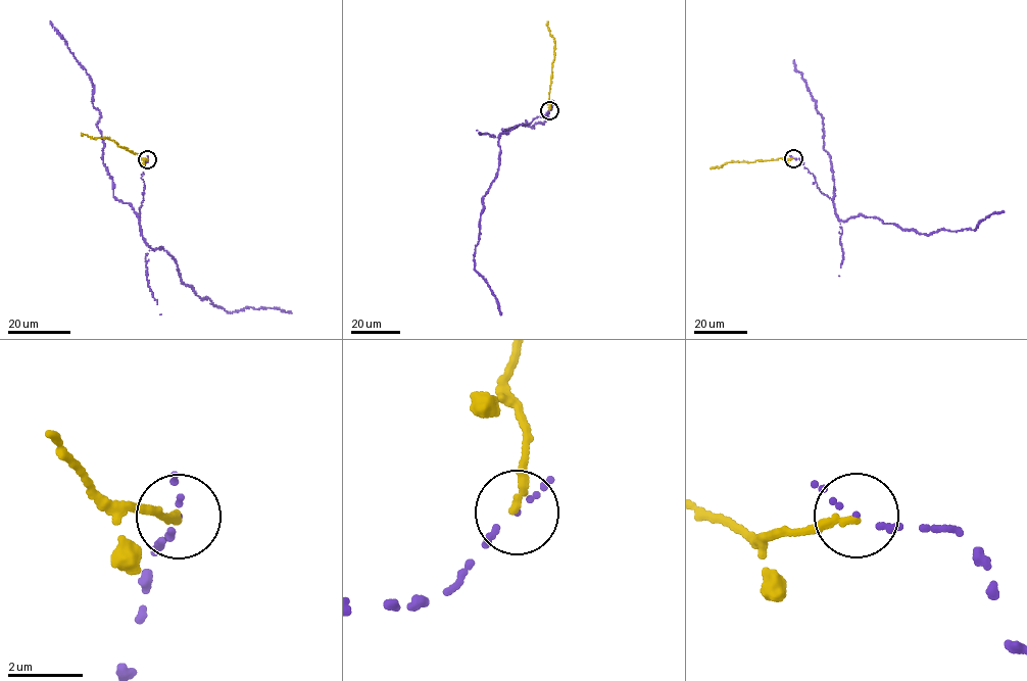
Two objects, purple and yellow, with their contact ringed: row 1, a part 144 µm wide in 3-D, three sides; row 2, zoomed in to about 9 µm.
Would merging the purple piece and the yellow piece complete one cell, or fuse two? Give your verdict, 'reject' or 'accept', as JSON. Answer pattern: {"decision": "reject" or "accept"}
{"decision": "reject"}

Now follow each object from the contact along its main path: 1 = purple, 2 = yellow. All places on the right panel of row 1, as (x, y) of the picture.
1: (793, 158), (832, 199), (839, 221), (861, 214), (927, 235), (975, 230), (982, 220), (1004, 212)
2: (793, 158), (735, 161), (711, 167)

